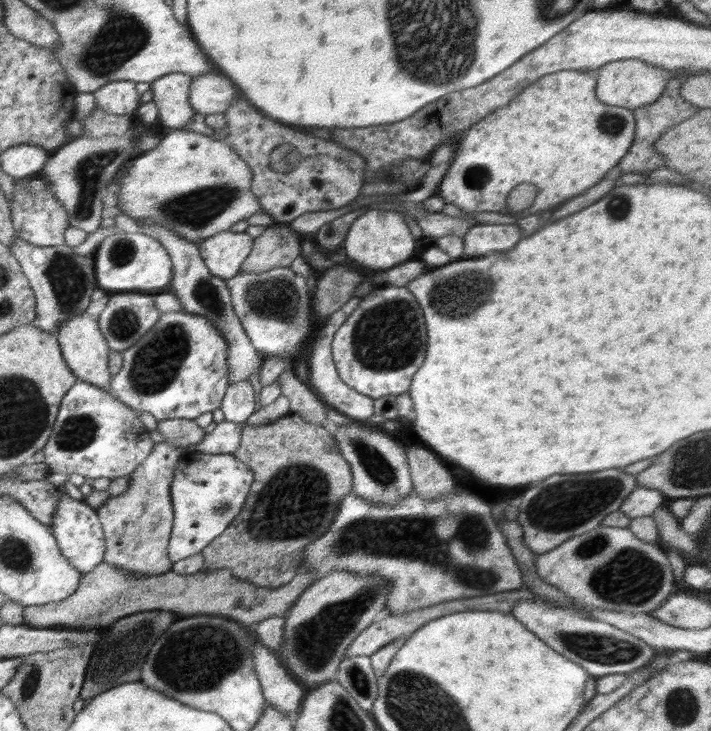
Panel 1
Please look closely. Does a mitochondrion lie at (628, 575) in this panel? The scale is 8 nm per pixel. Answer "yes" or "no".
yes

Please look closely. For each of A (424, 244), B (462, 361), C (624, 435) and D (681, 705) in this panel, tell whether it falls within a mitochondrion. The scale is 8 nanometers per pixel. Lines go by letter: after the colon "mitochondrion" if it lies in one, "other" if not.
A: other
B: other
C: other
D: mitochondrion

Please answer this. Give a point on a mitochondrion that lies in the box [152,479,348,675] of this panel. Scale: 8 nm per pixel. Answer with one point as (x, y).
(224, 506)

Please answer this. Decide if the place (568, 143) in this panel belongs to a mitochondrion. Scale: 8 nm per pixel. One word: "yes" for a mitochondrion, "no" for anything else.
no

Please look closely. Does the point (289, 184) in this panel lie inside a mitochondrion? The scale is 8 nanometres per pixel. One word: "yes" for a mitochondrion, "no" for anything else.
no

